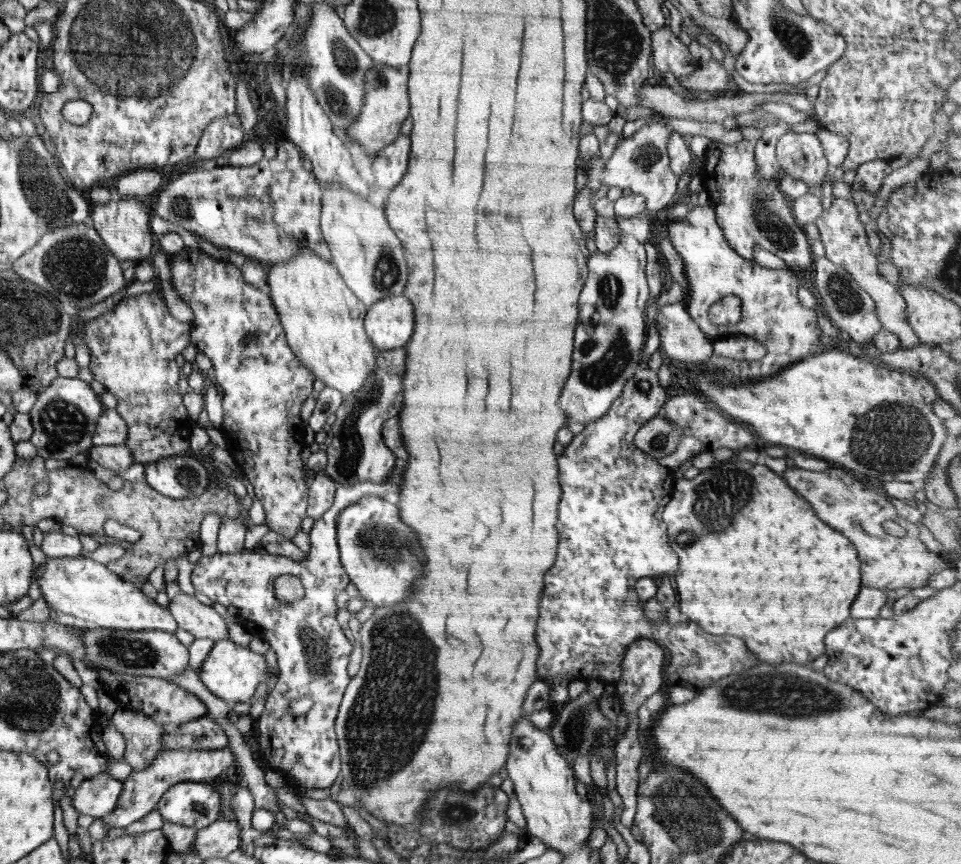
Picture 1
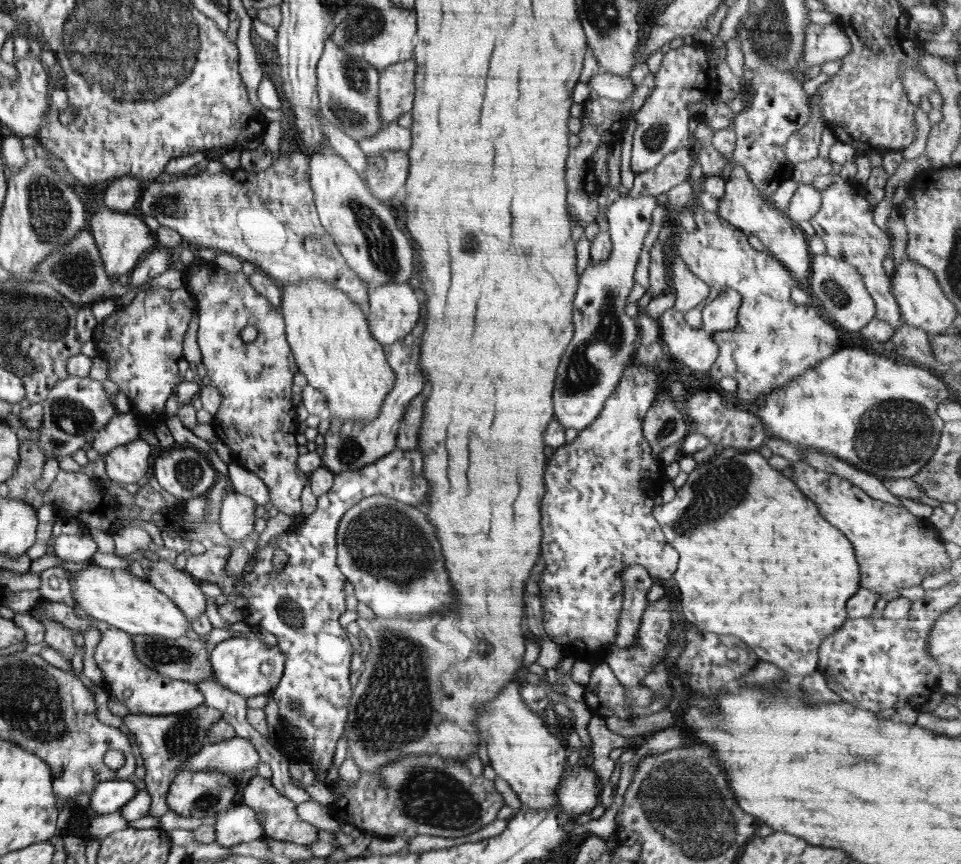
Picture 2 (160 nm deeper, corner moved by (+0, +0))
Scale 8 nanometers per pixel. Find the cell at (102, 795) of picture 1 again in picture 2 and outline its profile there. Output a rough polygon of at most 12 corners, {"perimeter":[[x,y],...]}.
{"perimeter":[[128,779],[99,782],[90,792],[92,811],[114,814],[134,798]]}

